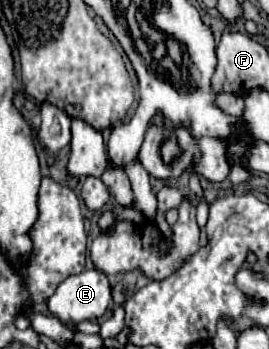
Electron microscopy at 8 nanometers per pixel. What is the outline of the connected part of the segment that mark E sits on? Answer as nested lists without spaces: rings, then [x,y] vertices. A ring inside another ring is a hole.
[[[92,268],[68,276],[48,298],[48,310],[62,324],[76,326],[84,320],[98,320],[112,302],[112,290],[104,272]]]

